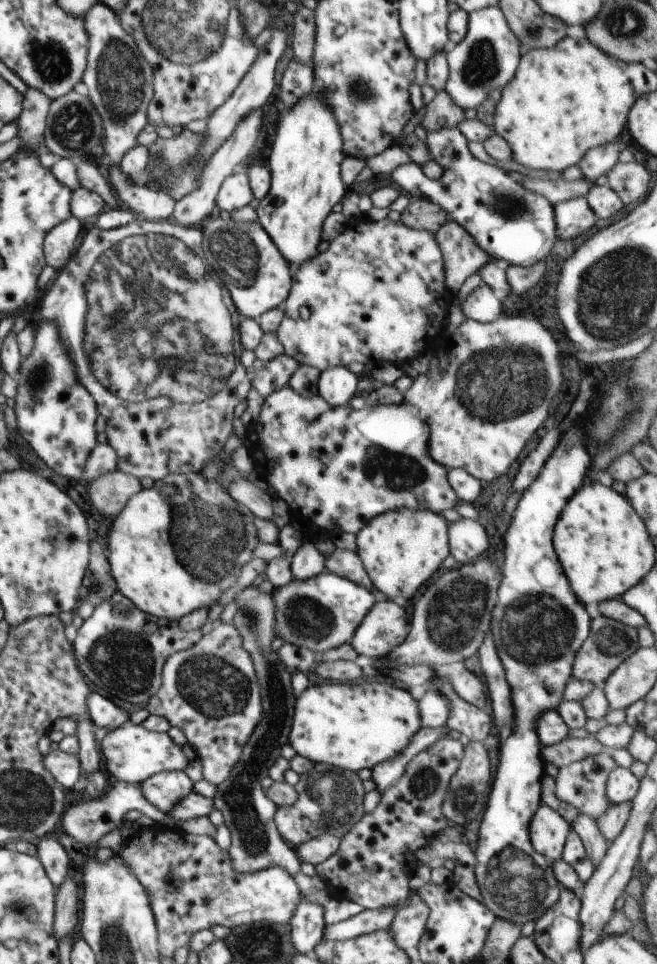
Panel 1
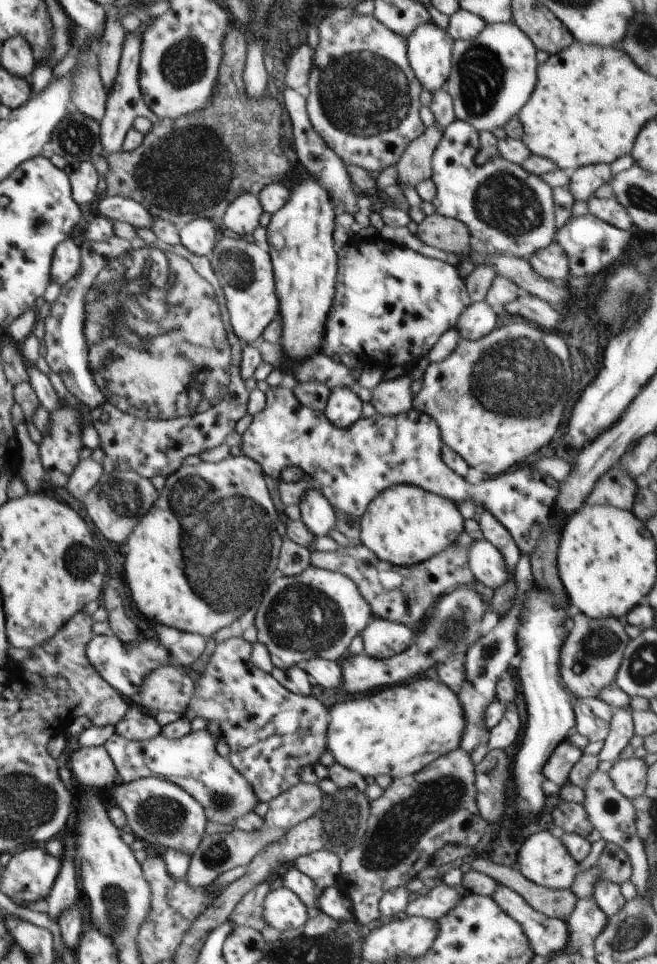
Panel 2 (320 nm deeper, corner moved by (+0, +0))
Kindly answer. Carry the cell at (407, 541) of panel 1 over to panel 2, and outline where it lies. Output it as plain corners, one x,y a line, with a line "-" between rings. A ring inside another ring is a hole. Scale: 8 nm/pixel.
401,484
382,491
361,516
361,544
383,561
409,567
431,559
464,531
459,505
418,485

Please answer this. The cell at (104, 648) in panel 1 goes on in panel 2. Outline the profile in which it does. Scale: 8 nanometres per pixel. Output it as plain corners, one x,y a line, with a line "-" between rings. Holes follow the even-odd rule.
96,635
87,644
86,654
90,664
98,671
98,674
115,688
120,694
128,698
136,698
144,677
155,668
169,665
171,657
169,650
159,641
140,638
133,643
124,644
116,635

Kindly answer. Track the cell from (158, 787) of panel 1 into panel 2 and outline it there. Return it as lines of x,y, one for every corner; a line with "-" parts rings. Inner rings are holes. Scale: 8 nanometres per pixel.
142,777
113,785
109,803
118,805
127,818
127,830
136,839
193,855
204,836
208,819
202,805
177,784
162,777

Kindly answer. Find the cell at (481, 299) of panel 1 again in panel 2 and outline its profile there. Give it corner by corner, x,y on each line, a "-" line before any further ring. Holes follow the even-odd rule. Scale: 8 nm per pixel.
486,301
473,302
462,311
455,328
462,339
475,341
497,327
496,316

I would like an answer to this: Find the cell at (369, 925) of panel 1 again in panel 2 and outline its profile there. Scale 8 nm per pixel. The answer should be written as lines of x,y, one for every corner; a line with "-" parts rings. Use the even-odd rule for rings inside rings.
438,881
432,890
418,896
413,902
409,902
404,912
410,917
439,919
452,910
458,901
468,893
463,885
449,886

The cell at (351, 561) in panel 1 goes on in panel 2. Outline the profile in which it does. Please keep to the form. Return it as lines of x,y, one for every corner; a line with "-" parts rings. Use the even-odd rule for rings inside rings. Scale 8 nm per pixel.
462,531
449,547
435,554
431,559
403,567
380,560
374,552
364,545
340,547
334,552
311,551
311,564
345,574
353,580
370,605
372,616
383,618
406,626
424,622
435,604
444,595
454,592
458,587
480,588
476,577
470,570
469,552
473,536

